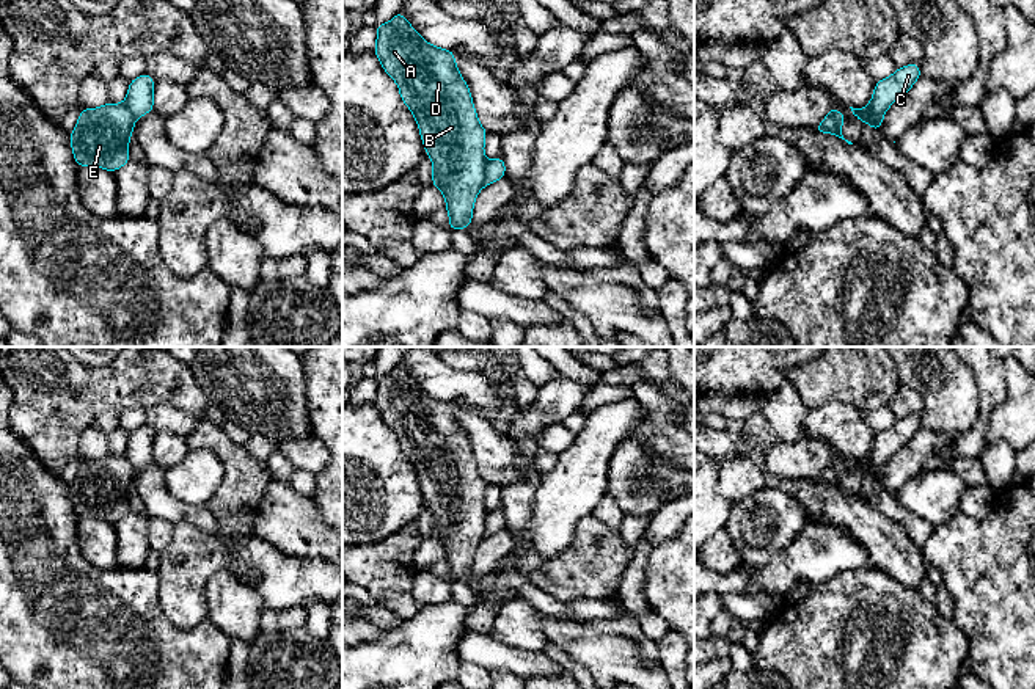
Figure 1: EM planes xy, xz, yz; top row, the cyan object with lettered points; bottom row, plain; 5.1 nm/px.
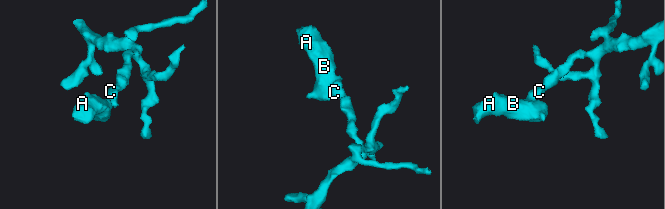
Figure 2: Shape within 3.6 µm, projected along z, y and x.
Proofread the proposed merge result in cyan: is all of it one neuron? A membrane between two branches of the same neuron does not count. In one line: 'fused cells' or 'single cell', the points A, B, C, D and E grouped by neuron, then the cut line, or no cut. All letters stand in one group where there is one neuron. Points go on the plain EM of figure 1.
fused cells | A B D E / C | xz (487, 514), (482, 535)

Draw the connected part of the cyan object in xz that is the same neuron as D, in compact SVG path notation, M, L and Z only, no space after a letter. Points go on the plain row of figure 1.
M400 363L375 381L374 405L383 422L397 435L402 454L416 471L424 502L432 512L432 537L446 551L448 579L466 581L471 576L476 548L484 540L487 482L477 471L470 439L457 421L454 403L429 396Z

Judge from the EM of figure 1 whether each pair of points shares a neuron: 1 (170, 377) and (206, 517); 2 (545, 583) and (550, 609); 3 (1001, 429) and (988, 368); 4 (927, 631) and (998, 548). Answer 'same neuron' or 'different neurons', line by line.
1: different neurons
2: different neurons
3: different neurons
4: different neurons

